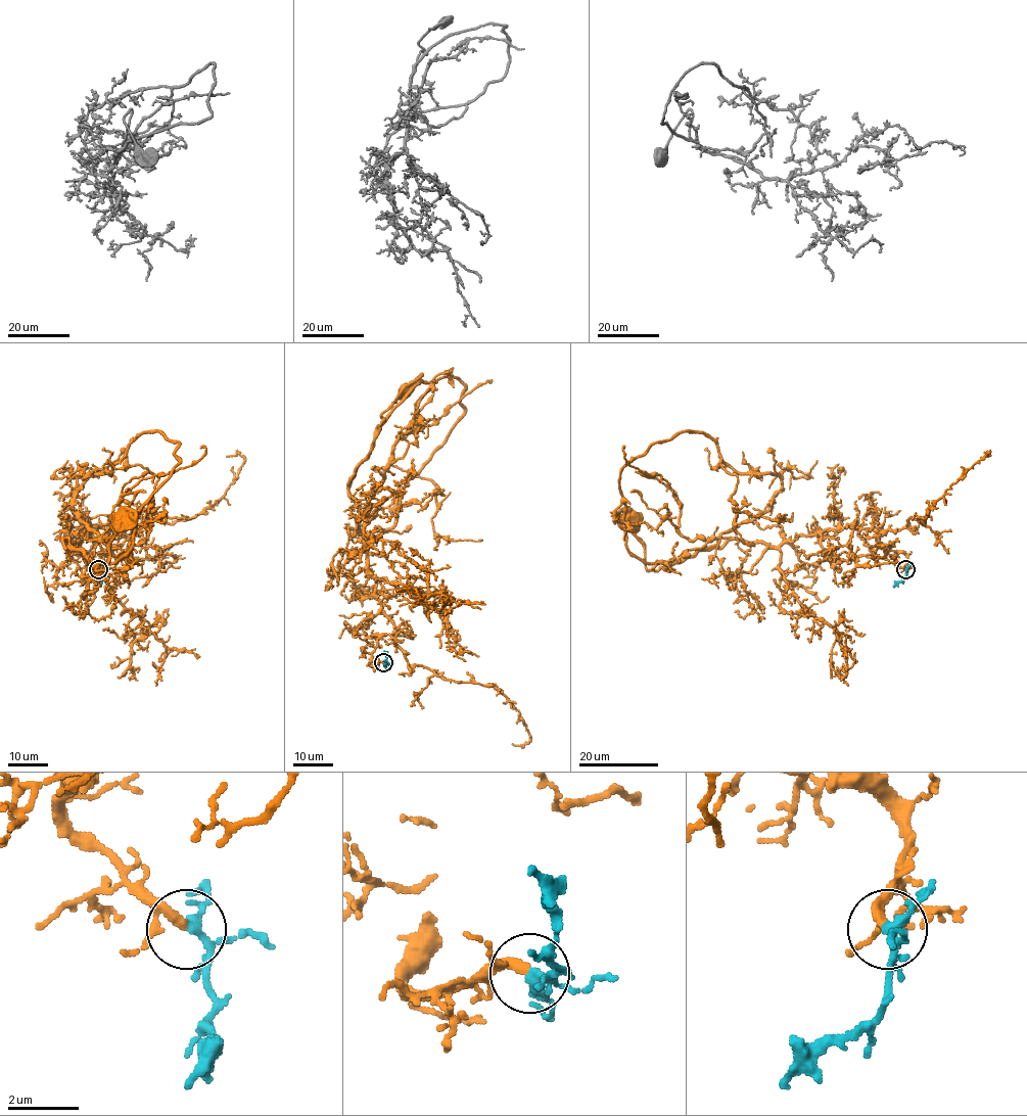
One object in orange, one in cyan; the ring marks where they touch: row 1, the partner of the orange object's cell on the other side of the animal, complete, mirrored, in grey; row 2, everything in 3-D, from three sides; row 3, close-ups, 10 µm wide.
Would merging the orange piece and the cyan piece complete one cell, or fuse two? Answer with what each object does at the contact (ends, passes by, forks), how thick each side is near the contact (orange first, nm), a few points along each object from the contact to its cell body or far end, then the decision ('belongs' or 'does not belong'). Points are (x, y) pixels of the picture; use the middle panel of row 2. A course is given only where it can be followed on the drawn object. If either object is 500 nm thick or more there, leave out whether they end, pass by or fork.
orange passes by; cyan forks; calibres 200 and 200 nm; course orange (383, 662), (369, 661), (393, 622), (375, 593), (363, 512), (348, 481), (371, 450), (382, 413), (404, 388); course cyan (383, 662), (386, 663), (383, 650); belongs

